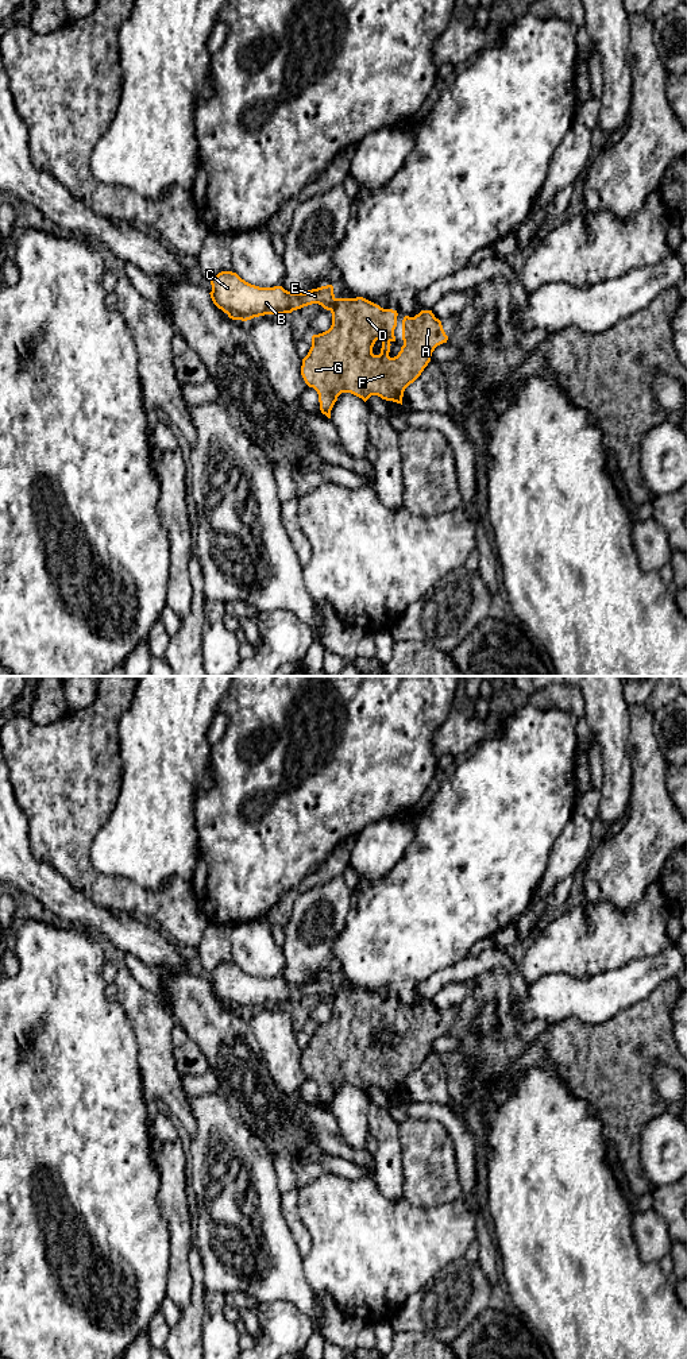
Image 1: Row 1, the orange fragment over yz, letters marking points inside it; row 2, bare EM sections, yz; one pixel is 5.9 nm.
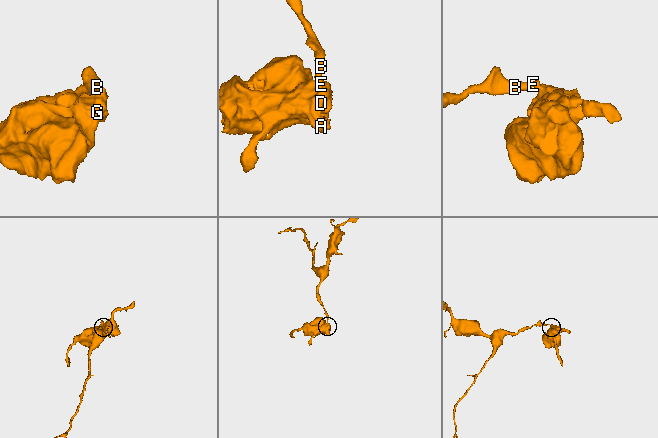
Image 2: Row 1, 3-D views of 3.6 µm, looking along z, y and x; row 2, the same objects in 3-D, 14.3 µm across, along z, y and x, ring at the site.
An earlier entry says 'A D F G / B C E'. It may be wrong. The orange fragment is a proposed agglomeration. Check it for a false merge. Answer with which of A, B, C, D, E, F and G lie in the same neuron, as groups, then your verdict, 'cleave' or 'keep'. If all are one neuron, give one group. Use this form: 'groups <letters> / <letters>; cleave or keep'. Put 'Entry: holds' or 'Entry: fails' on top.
Entry: holds
groups A D F G / B C E; cleave

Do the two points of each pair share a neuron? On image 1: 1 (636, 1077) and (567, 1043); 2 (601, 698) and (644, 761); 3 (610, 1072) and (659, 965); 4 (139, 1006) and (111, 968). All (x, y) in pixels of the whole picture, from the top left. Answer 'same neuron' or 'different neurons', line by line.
1: same neuron
2: different neurons
3: different neurons
4: different neurons

